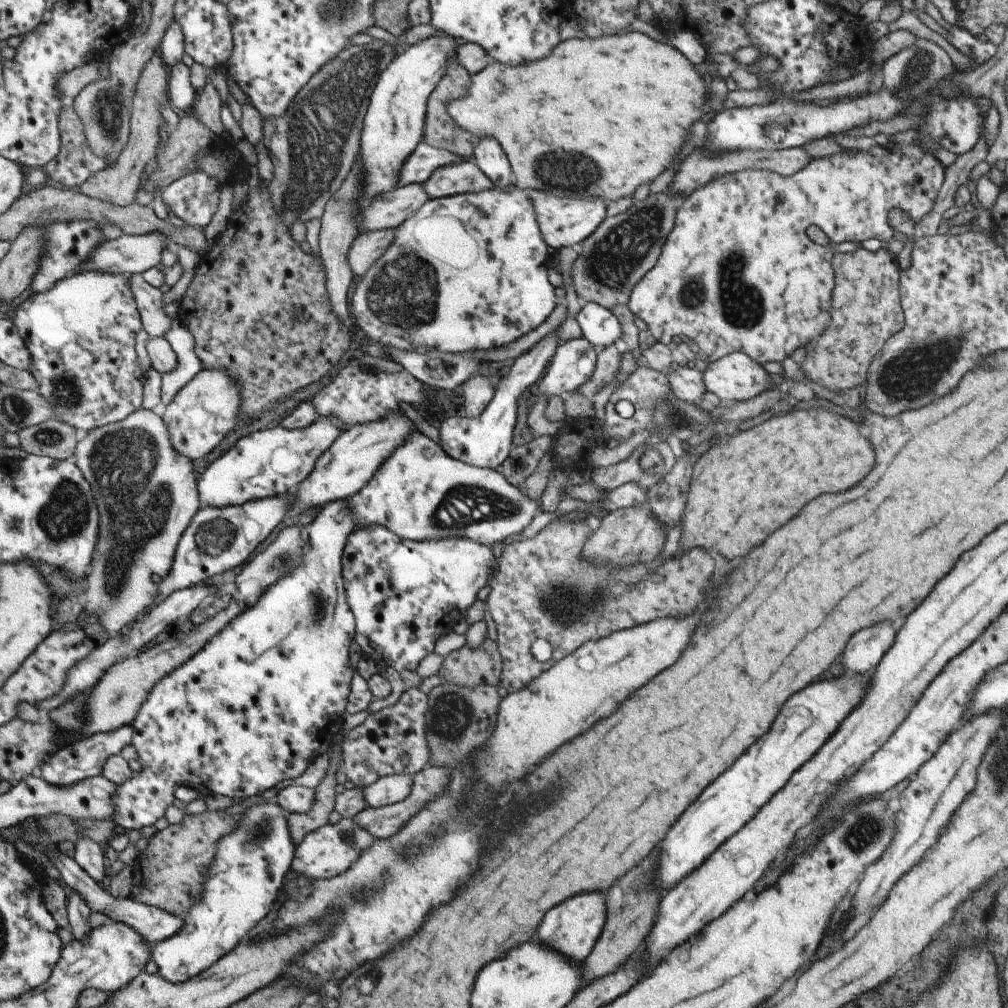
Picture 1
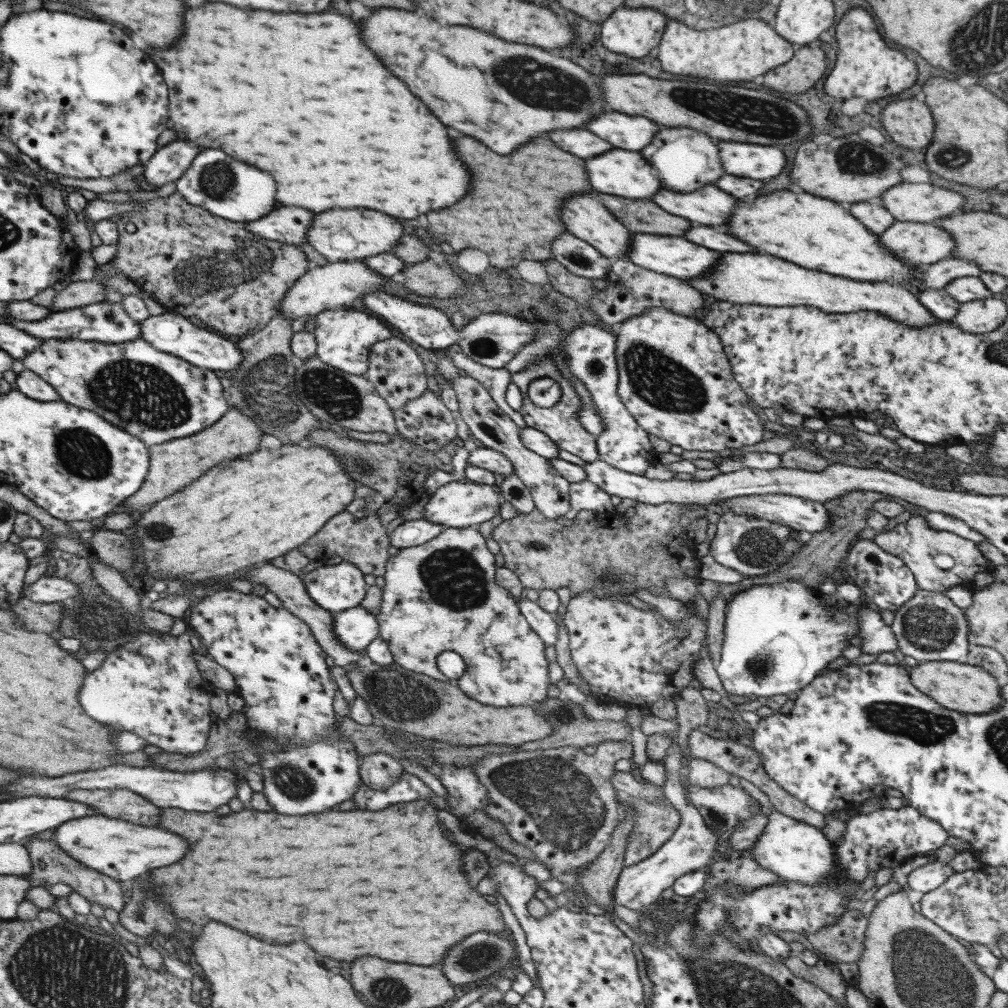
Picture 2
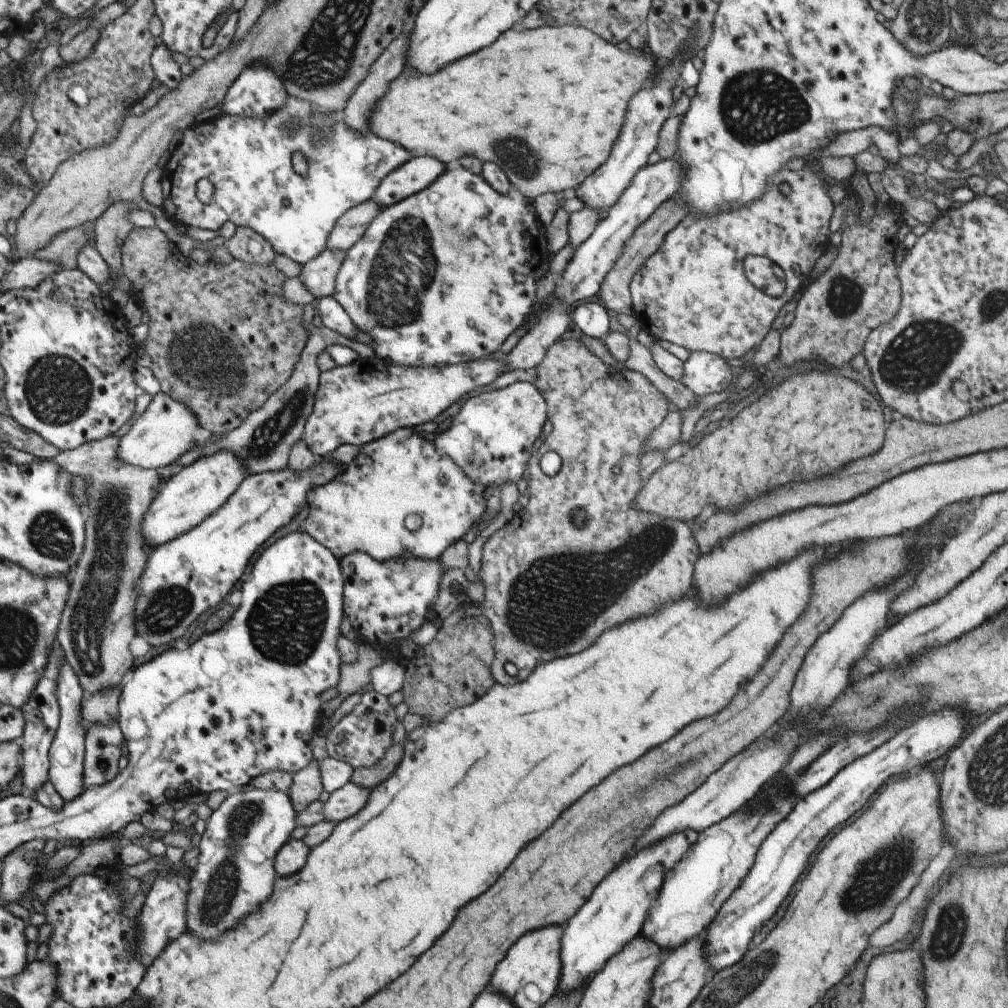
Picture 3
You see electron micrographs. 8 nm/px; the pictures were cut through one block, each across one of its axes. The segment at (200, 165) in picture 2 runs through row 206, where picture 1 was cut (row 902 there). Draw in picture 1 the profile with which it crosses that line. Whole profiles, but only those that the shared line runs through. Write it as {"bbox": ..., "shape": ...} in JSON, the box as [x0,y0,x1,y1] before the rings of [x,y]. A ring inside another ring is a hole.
{"bbox":[152,798,296,984],"shape":[[[273,798],[235,817],[235,829],[218,841],[214,862],[207,870],[203,898],[192,902],[182,914],[183,927],[176,934],[152,945],[152,960],[158,965],[159,975],[172,984],[180,984],[198,976],[202,970],[228,954],[238,942],[248,940],[248,930],[252,930],[270,912],[276,892],[293,864],[296,846],[291,839],[288,820],[284,819],[284,810]]]}

